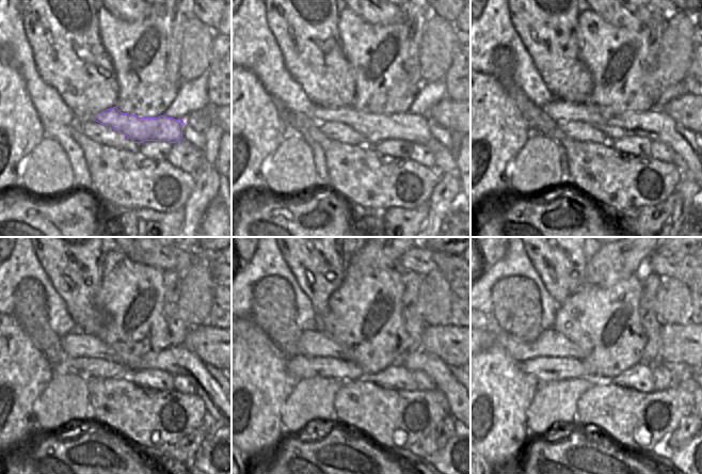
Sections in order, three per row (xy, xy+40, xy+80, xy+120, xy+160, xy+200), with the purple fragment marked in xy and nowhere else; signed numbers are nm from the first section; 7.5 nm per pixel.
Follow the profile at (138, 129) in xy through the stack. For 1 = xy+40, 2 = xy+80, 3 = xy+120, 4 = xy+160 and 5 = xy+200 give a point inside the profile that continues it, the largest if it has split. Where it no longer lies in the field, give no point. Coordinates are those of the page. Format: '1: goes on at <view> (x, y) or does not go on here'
1: goes on at xy+40 (413, 128)
2: goes on at xy+80 (654, 124)
3: goes on at xy+120 (176, 360)
4: goes on at xy+160 (420, 360)
5: goes on at xy+200 (551, 343)

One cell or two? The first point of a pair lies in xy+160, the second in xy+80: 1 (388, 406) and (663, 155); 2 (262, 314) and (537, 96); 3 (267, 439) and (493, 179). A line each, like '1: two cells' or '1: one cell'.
1: two cells
2: two cells
3: one cell

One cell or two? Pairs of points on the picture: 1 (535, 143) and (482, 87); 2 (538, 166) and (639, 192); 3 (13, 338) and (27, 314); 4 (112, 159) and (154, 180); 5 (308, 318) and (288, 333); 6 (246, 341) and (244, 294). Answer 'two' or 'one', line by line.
1: two
2: two
3: two
4: one
5: two
6: two

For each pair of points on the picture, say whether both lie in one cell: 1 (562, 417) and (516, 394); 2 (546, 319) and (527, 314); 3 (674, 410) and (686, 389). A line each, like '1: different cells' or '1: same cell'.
1: different cells
2: different cells
3: same cell

